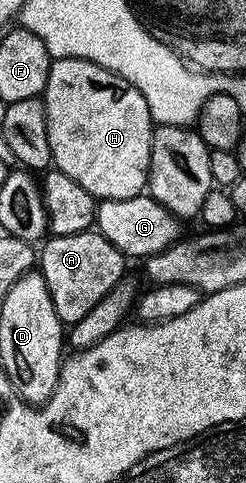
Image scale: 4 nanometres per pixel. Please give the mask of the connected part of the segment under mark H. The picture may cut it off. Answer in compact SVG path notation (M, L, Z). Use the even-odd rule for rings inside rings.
M56 58L50 64L44 101L53 165L64 176L72 176L95 200L128 200L147 189L156 123L148 100L128 80L83 58Z

